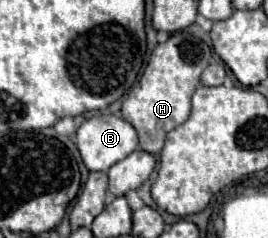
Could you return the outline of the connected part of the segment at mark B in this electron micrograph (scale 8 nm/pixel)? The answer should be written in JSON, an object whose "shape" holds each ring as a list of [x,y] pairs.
{"shape":[[[122,116],[88,118],[76,132],[78,150],[88,170],[108,170],[138,148],[138,134]]]}

